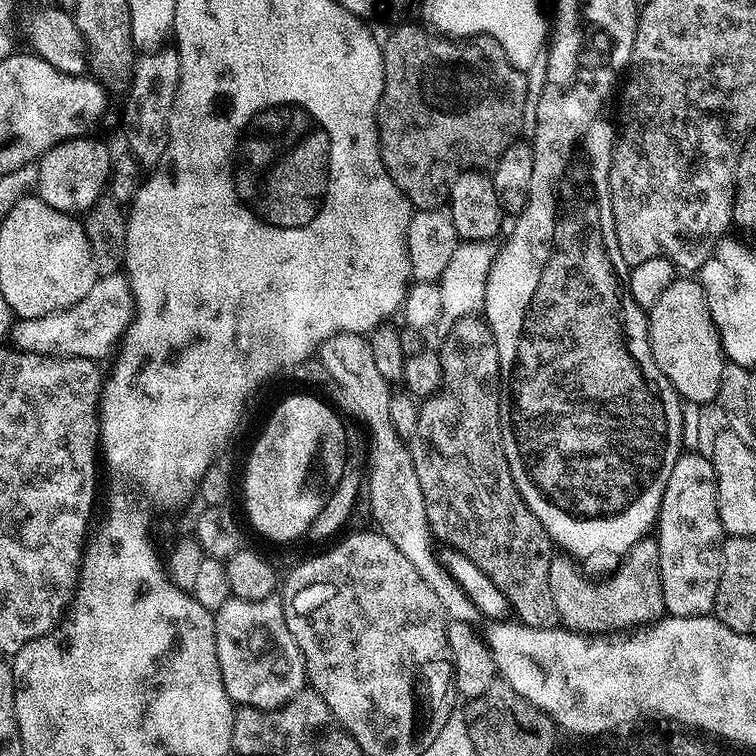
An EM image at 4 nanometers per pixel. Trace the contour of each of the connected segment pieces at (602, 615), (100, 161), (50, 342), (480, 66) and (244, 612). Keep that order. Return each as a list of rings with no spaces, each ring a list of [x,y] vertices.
[[[655,538],[639,540],[624,553],[613,576],[601,584],[587,580],[567,555],[553,555],[550,562],[550,598],[554,598],[559,623],[569,632],[620,634],[637,626],[655,624],[665,615],[660,573],[660,551]]]
[[[95,135],[79,136],[73,140],[63,140],[54,146],[47,154],[41,156],[37,168],[37,180],[34,187],[35,195],[39,196],[46,206],[54,206],[54,210],[62,210],[69,214],[83,214],[99,196],[105,195],[108,182],[112,174],[113,153],[100,140],[95,140]]]
[[[115,272],[109,276],[101,276],[90,286],[90,294],[74,306],[66,310],[58,310],[54,314],[46,314],[42,318],[33,320],[17,319],[12,326],[11,343],[21,352],[37,352],[43,356],[69,356],[70,358],[86,358],[97,362],[103,361],[103,356],[111,357],[114,349],[119,345],[125,329],[132,321],[132,292],[128,288],[127,275]]]
[[[404,24],[401,28],[394,29],[388,37],[383,37],[384,85],[382,86],[382,98],[376,107],[376,129],[380,135],[380,157],[390,178],[398,186],[398,190],[402,190],[402,194],[406,194],[406,198],[416,210],[444,208],[447,205],[453,182],[462,173],[469,170],[484,170],[495,165],[502,150],[506,150],[506,146],[510,146],[521,135],[528,84],[527,75],[521,69],[515,68],[511,58],[506,54],[506,50],[502,50],[500,43],[492,36],[481,34],[453,38],[447,34],[437,34],[427,27],[424,28],[419,28],[416,24]]]
[[[273,594],[254,602],[227,600],[215,612],[218,666],[233,705],[245,708],[280,708],[306,686],[304,659],[286,626],[284,601]]]

